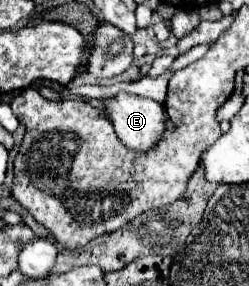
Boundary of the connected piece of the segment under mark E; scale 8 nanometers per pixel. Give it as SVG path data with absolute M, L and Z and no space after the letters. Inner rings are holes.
M117 93L113 97L101 99L101 113L105 113L105 117L109 117L109 121L115 127L117 137L133 151L145 151L151 149L157 139L161 137L163 129L165 129L165 117L163 117L163 105L153 101L153 99L145 99L145 97L137 97L137 95L129 95L129 93Z

